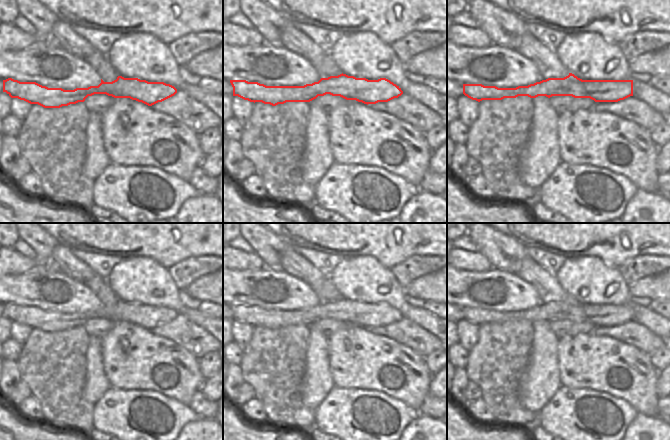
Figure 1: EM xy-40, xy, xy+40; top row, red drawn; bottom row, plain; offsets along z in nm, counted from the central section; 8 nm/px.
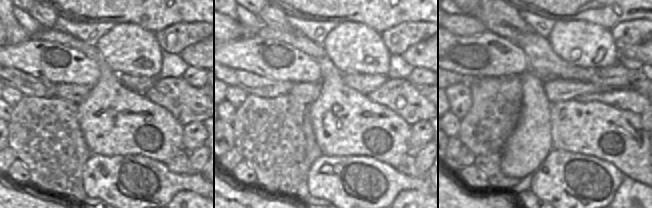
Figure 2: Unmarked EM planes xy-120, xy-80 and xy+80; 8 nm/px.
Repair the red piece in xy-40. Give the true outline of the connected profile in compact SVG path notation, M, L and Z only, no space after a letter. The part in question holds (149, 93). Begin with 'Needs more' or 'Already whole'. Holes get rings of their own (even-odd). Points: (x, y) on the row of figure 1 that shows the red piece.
Already whole. M118 76L112 82L104 82L98 86L64 90L48 88L36 82L20 82L12 78L3 80L3 92L11 98L18 98L30 104L38 104L44 108L60 108L78 102L84 102L88 96L106 94L114 98L130 98L152 106L177 93L177 89L164 82L148 82L138 78Z

